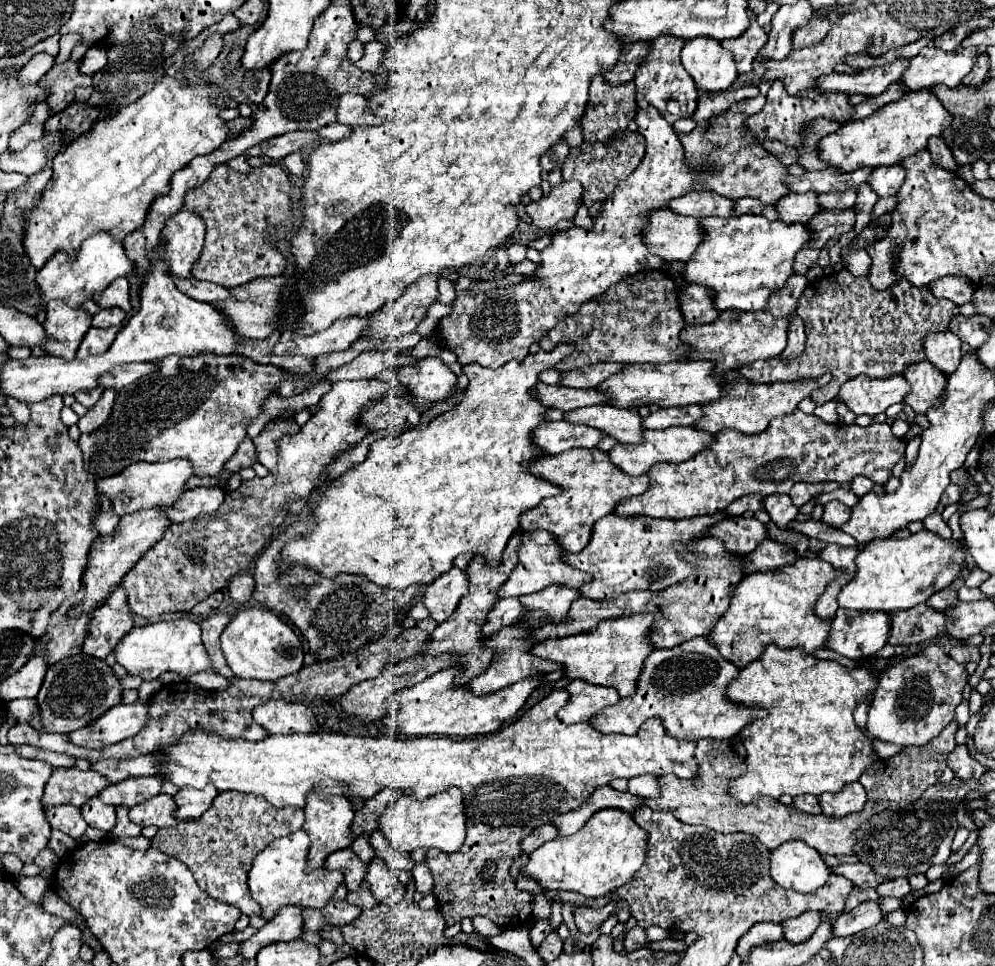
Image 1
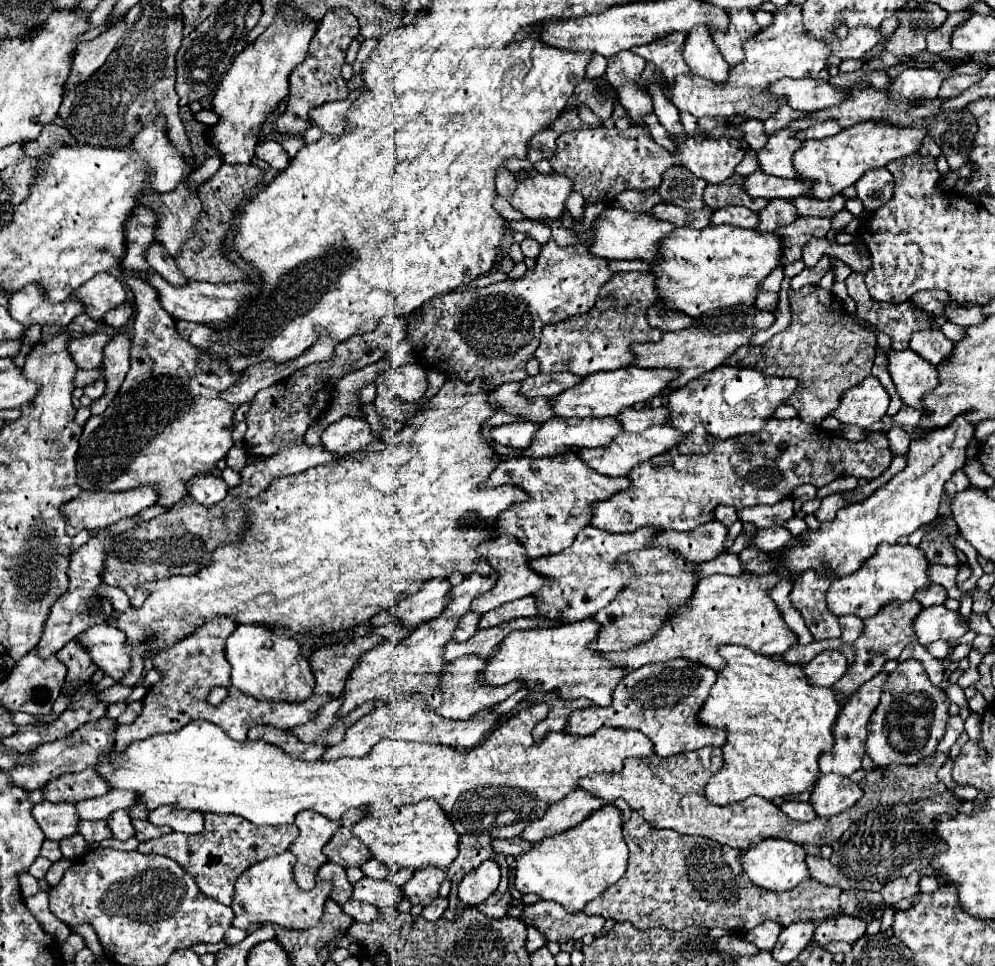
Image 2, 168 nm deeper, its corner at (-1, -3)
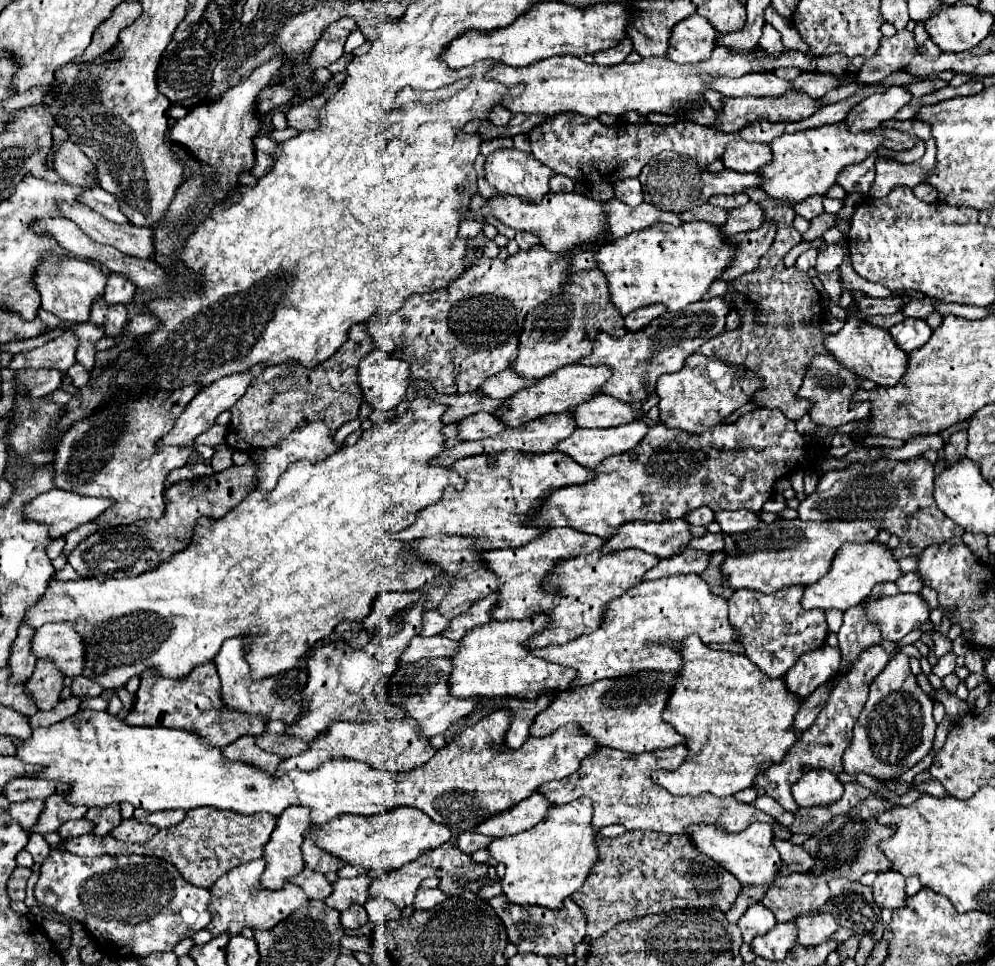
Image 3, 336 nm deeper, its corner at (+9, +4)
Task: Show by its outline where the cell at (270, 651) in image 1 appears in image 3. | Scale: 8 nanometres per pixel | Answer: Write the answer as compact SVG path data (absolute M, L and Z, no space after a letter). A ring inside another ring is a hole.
M236 637L224 641L218 657L216 657L216 671L220 677L220 697L224 699L226 707L236 709L240 713L248 715L260 715L266 723L268 721L284 721L286 725L294 723L294 717L300 715L306 695L304 695L304 683L306 683L306 673L300 669L290 669L280 675L252 681L250 671L246 667L246 637Z

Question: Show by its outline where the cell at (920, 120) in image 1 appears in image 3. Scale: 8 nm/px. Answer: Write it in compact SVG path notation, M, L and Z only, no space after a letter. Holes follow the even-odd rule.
M832 123L818 129L806 129L794 135L782 135L770 143L772 161L758 171L764 179L760 189L766 191L768 197L800 203L812 195L826 195L826 191L836 183L836 175L852 165L870 157L880 145L884 137L872 131L852 133L844 123Z

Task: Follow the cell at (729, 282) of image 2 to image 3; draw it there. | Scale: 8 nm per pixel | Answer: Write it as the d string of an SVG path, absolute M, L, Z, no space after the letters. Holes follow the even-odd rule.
M660 223L648 229L630 233L614 243L602 245L596 251L594 261L598 263L598 269L604 273L608 281L610 301L620 311L620 315L626 317L630 311L652 305L652 303L662 303L666 305L668 311L682 311L686 305L700 301L708 293L712 281L716 281L722 275L722 271L732 263L734 255L736 255L736 249L726 243L726 239L720 235L720 227L716 225L682 223L674 227L674 225Z

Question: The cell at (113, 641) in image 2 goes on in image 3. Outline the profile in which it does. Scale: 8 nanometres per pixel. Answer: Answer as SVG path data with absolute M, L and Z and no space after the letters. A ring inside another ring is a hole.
M46 623L34 629L32 653L38 659L52 661L64 677L82 675L84 643L70 623Z

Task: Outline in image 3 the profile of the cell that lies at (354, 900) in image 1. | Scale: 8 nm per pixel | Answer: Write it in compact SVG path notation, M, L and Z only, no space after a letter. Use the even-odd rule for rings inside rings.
M352 905L348 911L342 913L340 921L342 921L344 929L358 929L358 927L368 923L368 915L366 915L366 909L362 905Z

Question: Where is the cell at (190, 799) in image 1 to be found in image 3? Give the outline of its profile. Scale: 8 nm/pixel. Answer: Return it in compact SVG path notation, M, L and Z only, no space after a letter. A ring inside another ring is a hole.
M140 809L134 811L134 819L148 823L148 825L154 825L158 829L166 829L166 827L180 823L184 819L184 815L186 815L186 811L156 811L156 813L146 813Z

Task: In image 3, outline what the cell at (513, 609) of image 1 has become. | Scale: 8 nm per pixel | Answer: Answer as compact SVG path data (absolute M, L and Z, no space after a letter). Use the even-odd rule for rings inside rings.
M432 609L432 611L426 611L424 613L424 627L422 627L420 635L422 637L440 635L446 627L448 627L448 619L444 619L436 609Z

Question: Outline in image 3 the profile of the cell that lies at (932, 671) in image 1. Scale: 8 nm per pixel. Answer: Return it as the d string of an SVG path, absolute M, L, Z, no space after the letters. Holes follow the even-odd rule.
M898 653L888 667L874 679L870 697L856 721L852 745L844 751L844 771L848 775L866 773L878 781L898 779L904 771L920 763L932 749L936 723L932 719L934 701L922 693L910 671L908 655Z

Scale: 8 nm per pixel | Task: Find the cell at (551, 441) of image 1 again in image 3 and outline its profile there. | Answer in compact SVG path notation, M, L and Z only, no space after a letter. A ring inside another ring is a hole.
M476 413L468 415L458 421L458 439L462 441L474 441L474 439L486 439L492 435L498 435L504 429L504 423L500 423L490 413Z

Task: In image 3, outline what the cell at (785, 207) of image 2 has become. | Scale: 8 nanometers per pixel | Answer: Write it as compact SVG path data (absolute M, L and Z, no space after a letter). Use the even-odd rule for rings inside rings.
M750 201L744 207L732 209L728 213L728 219L726 219L724 227L720 227L720 233L724 237L732 237L736 233L752 231L752 229L756 229L756 227L762 225L762 217L764 217L762 207L758 203L754 203L754 201Z

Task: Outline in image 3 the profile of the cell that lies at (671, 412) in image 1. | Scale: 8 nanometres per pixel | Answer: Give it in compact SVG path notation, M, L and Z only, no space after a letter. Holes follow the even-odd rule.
M596 395L596 399L588 399L588 403L582 403L576 411L570 411L570 415L576 419L576 427L590 429L616 427L638 419L638 413L628 403L620 403L610 395Z

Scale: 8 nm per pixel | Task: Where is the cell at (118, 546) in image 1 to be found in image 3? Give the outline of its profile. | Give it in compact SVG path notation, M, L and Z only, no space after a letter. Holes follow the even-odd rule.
M26 623L20 625L18 637L12 643L12 655L8 659L8 667L12 671L10 683L26 683L34 671L36 657L30 653L30 637L34 629L28 627Z

